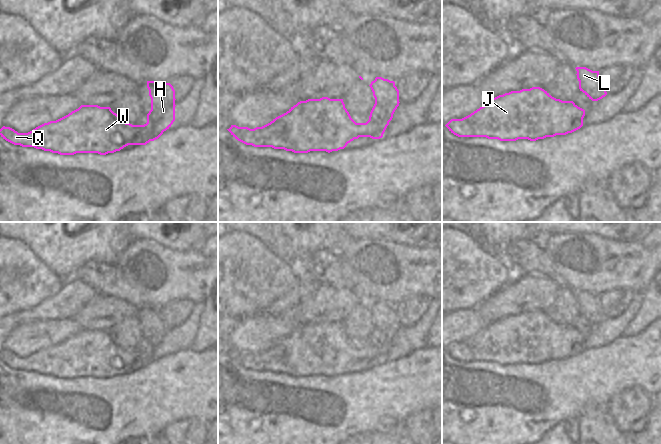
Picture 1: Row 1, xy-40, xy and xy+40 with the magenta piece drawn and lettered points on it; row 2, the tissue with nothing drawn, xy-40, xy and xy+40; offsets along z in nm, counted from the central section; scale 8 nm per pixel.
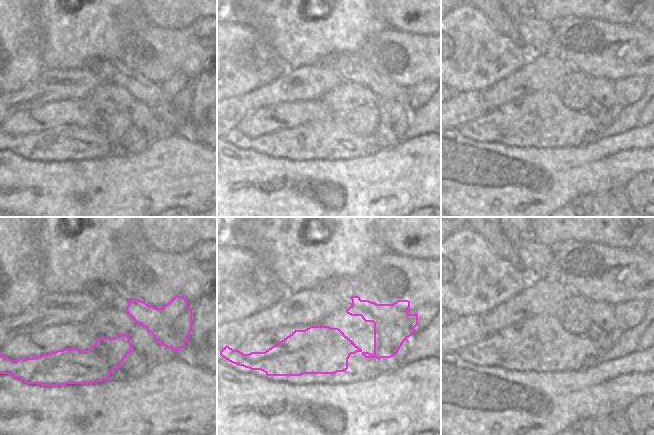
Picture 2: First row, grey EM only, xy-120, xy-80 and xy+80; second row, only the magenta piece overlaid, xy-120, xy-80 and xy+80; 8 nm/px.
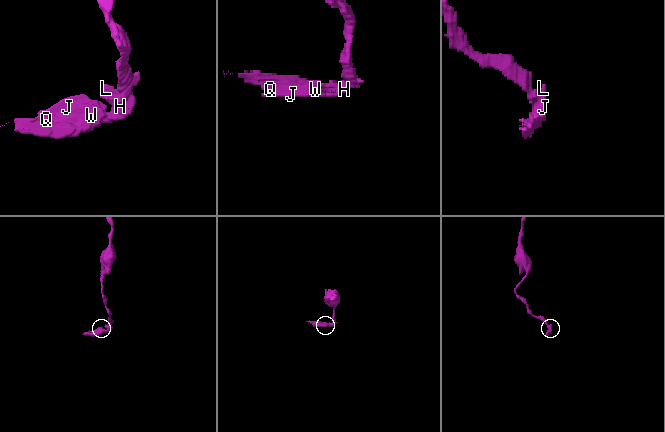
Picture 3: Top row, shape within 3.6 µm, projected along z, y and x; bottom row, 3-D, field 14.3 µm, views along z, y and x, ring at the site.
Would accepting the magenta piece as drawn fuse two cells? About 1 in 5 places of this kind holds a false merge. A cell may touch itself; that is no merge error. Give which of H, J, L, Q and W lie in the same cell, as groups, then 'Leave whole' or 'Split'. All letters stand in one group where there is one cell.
Groups: H L / J Q W. Split

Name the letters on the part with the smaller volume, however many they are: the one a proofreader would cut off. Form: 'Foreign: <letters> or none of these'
Foreign: J, Q, W

